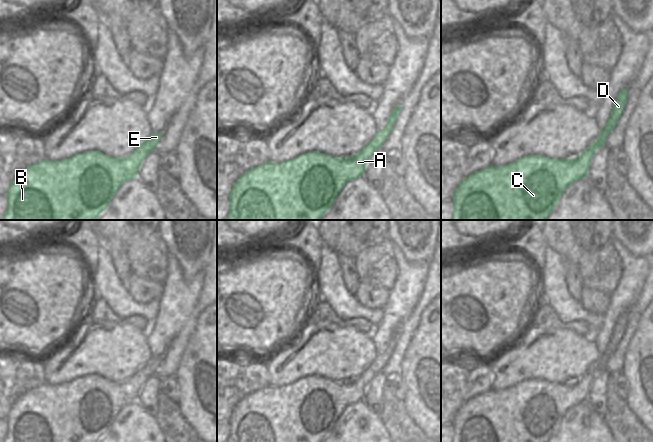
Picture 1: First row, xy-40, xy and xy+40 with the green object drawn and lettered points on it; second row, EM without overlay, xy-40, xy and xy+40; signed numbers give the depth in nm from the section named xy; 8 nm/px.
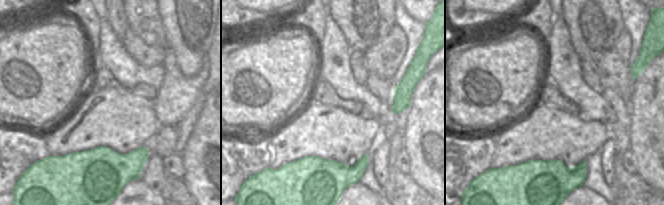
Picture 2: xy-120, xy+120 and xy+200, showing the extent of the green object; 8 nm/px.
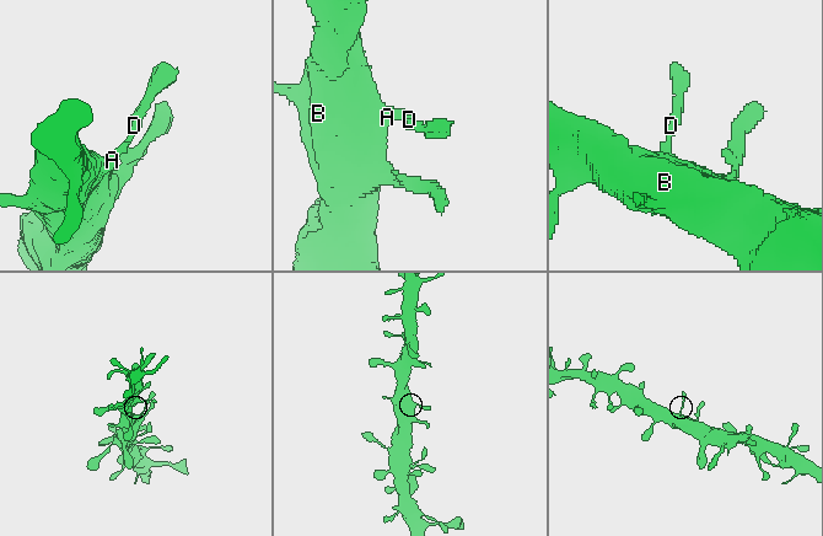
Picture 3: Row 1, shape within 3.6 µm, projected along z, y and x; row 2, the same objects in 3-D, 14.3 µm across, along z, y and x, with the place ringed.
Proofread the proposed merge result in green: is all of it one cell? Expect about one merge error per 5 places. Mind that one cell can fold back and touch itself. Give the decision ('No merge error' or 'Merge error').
No merge error

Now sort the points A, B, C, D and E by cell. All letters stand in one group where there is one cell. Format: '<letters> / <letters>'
A B C D E

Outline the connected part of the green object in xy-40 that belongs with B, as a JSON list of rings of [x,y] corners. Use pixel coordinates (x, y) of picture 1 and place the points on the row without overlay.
[[[152,357],[126,381],[110,381],[100,375],[78,377],[62,385],[44,383],[21,395],[11,406],[5,419],[7,434],[3,442],[98,442],[109,430],[117,414],[128,404],[137,401],[145,382],[152,376],[163,357]]]

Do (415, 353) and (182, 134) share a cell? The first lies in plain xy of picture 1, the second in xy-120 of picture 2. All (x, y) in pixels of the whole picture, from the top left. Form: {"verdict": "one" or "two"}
{"verdict": "two"}

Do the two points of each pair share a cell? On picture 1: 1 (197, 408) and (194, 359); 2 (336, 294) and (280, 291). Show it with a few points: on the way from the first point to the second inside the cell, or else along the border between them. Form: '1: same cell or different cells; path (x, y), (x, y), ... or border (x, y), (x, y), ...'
1: same cell; path (197, 396), (194, 388), (194, 371)
2: different cells; border (312, 272), (313, 286)

